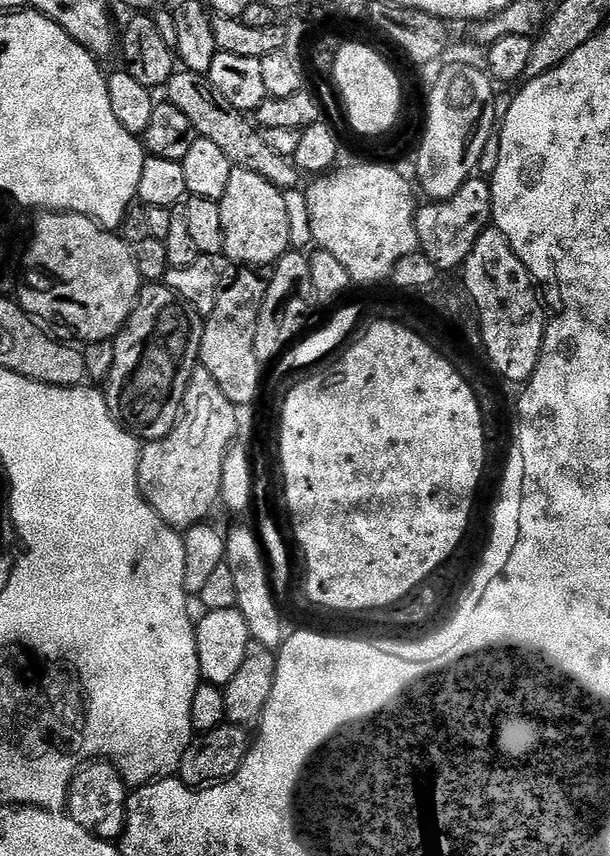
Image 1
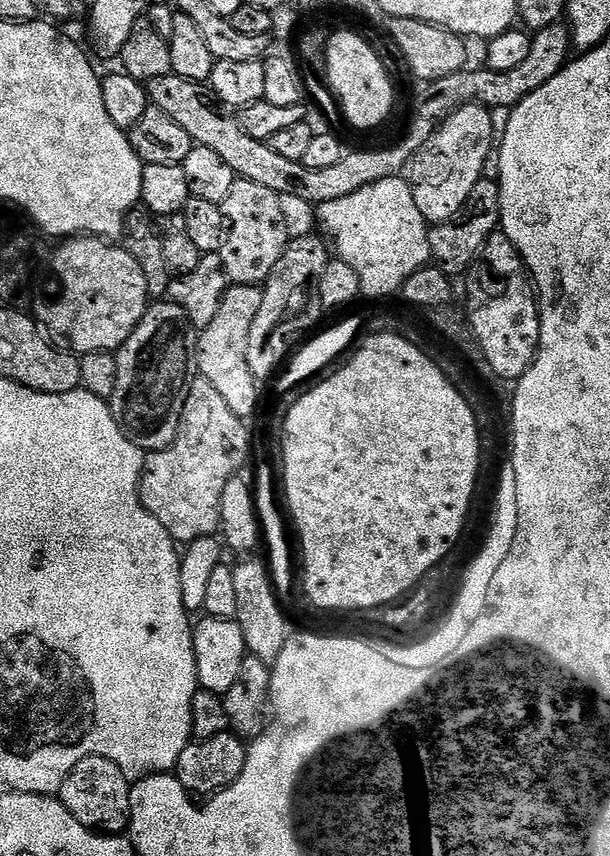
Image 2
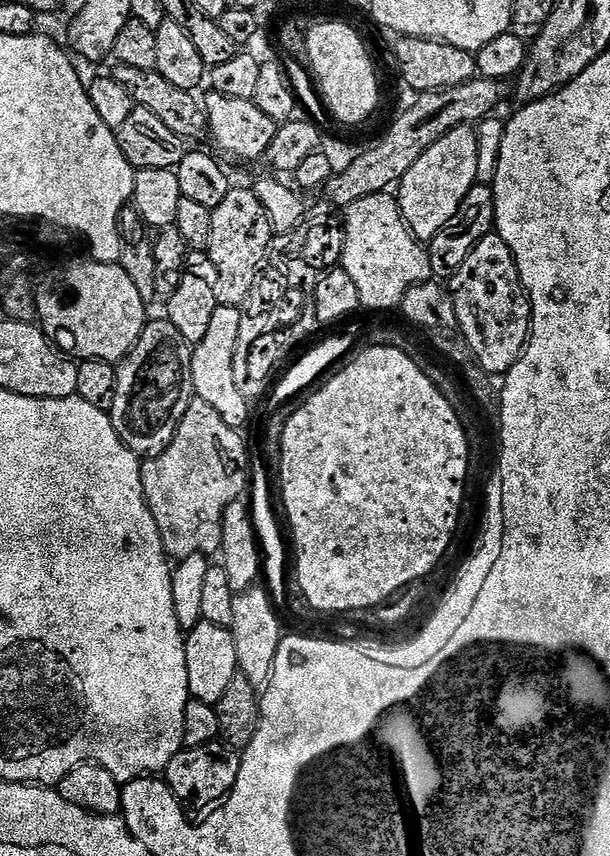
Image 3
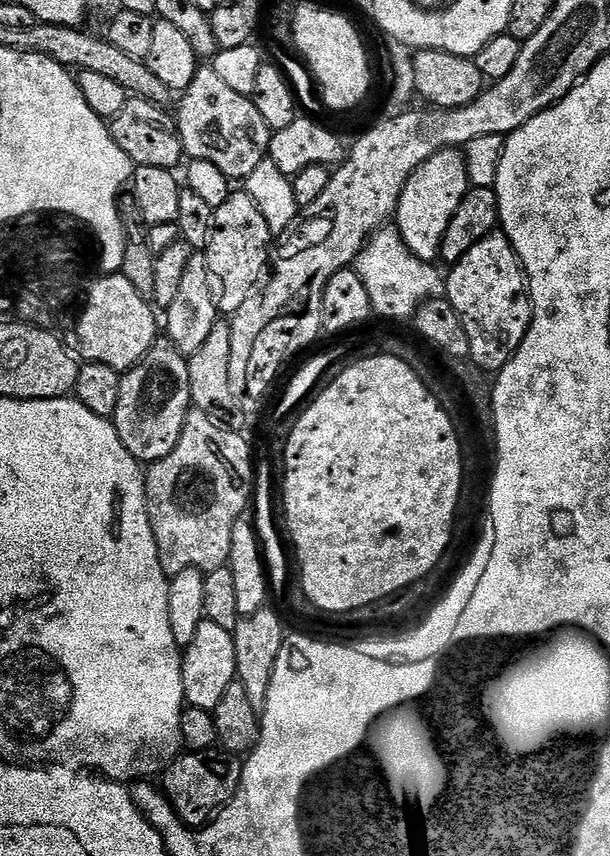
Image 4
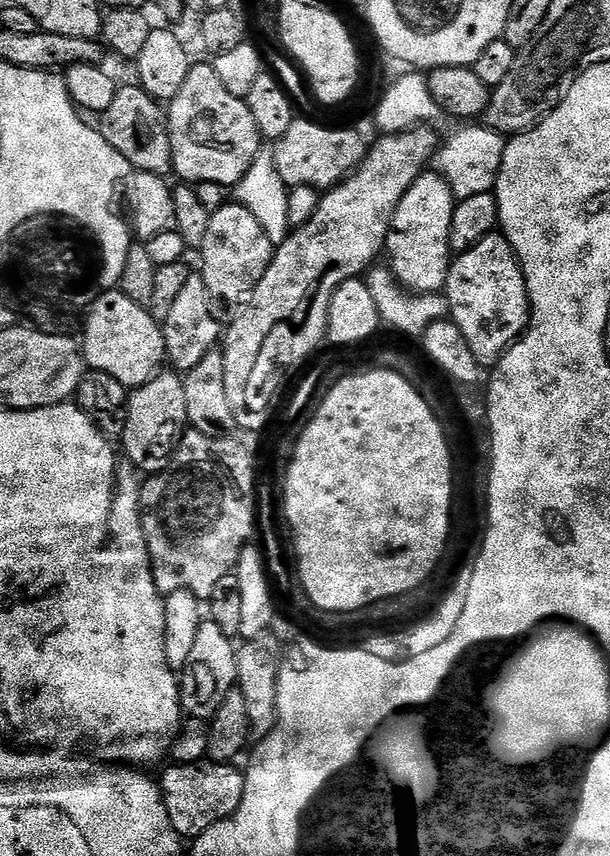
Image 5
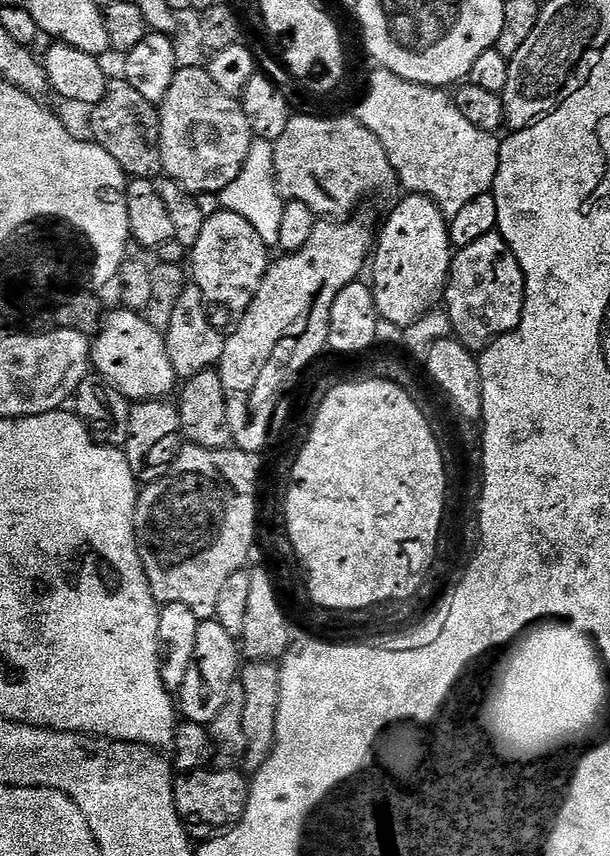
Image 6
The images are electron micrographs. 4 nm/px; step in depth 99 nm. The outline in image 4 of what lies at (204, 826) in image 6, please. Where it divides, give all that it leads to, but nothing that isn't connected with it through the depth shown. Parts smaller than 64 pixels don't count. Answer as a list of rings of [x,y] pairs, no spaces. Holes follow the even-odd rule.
[[[224,750],[206,752],[185,751],[162,773],[162,791],[172,803],[177,816],[189,826],[203,826],[208,823],[209,814],[229,804],[240,789],[242,764],[235,755]]]

